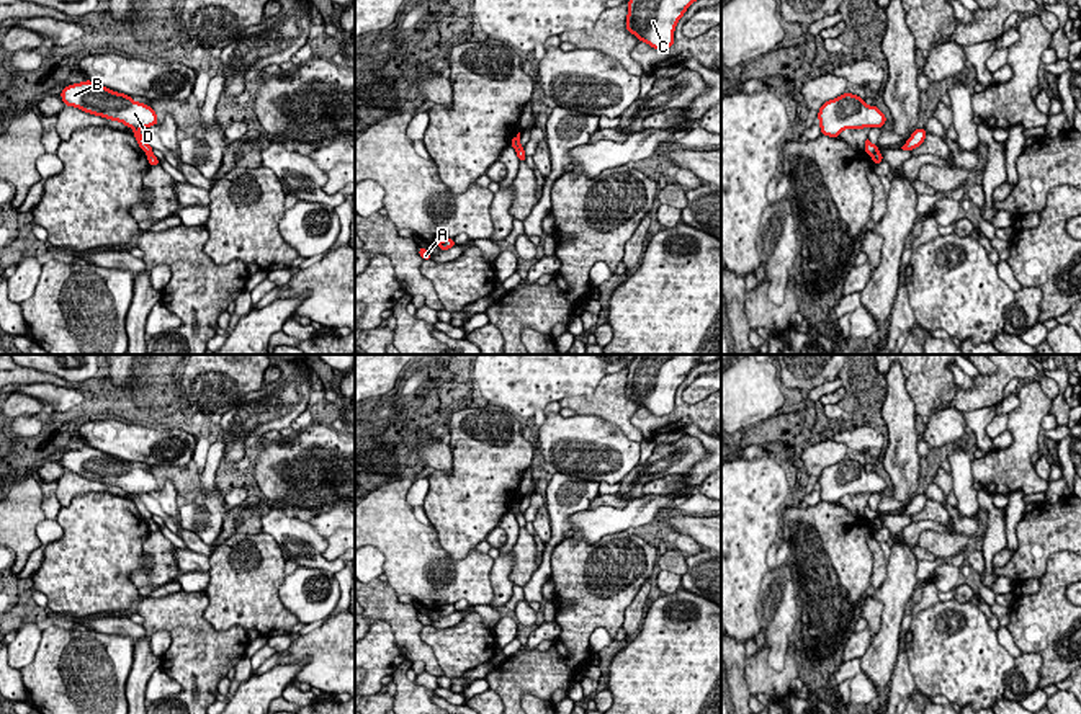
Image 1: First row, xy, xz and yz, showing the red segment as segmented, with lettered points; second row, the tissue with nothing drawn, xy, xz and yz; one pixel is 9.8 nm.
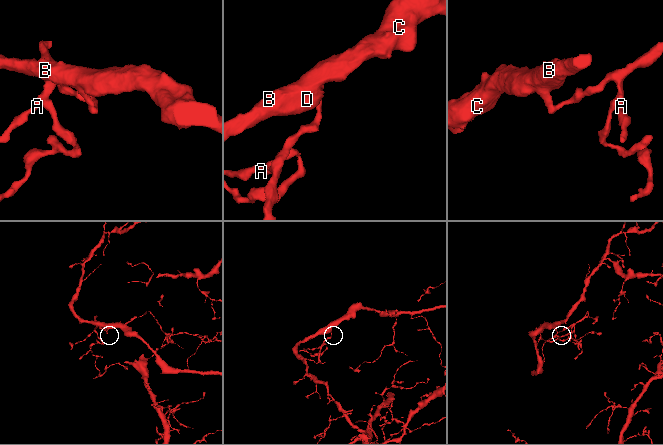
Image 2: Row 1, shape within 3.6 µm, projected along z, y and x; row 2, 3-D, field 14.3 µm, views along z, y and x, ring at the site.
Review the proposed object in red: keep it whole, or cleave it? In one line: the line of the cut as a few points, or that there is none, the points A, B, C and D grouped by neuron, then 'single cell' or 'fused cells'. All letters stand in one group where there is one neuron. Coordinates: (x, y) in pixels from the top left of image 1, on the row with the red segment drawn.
yz (877, 151), (870, 154) | A / B C D | fused cells

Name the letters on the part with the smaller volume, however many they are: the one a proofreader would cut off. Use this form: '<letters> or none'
A

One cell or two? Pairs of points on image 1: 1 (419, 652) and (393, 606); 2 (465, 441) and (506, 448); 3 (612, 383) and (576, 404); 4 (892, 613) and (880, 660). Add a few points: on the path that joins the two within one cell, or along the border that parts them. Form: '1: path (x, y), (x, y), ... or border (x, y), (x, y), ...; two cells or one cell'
1: path (408, 641), (406, 626), (401, 618); one cell
2: path (475, 441), (496, 448); one cell
3: path (604, 392), (592, 404), (586, 404); one cell
4: path (890, 624), (883, 649); one cell

